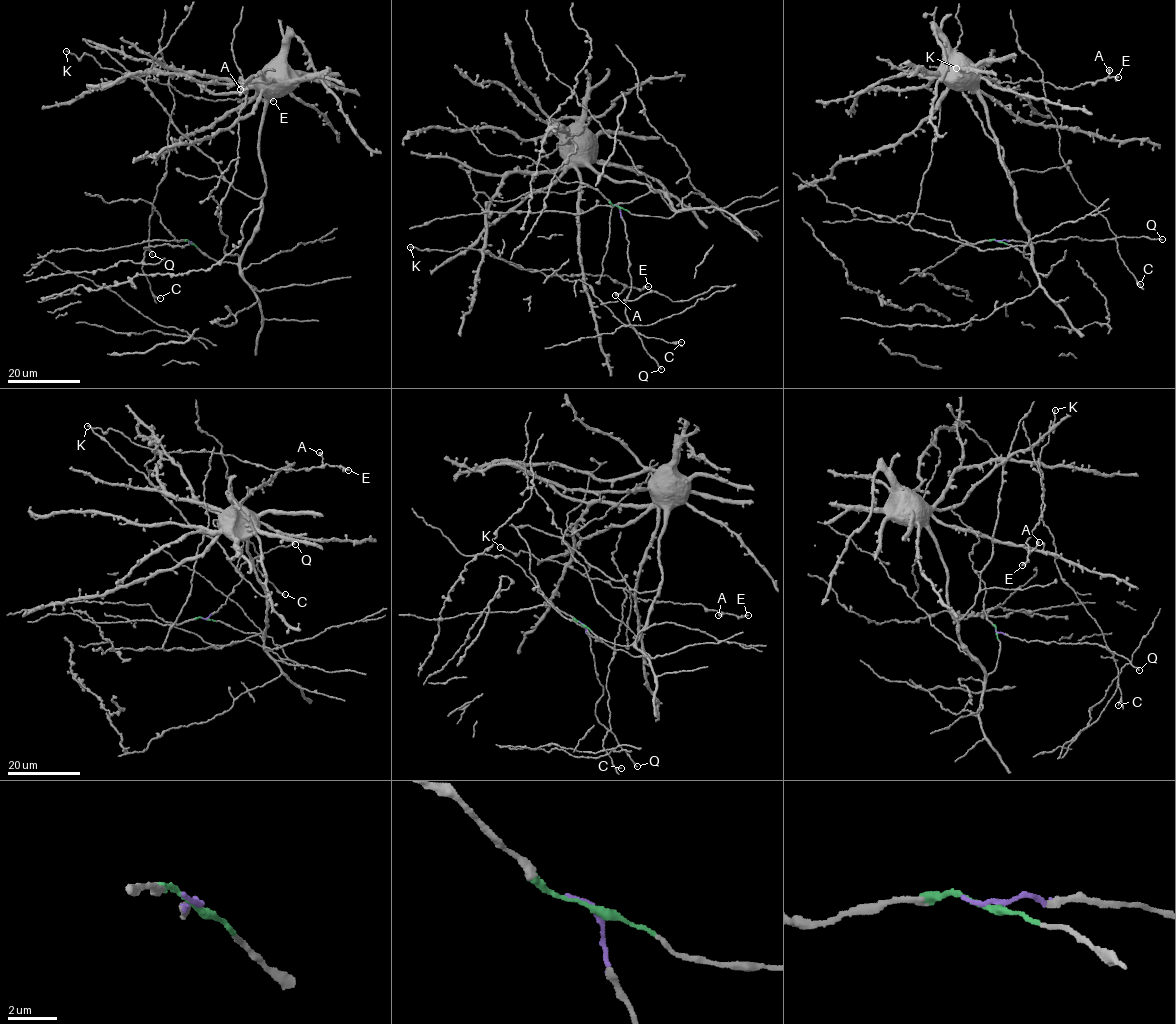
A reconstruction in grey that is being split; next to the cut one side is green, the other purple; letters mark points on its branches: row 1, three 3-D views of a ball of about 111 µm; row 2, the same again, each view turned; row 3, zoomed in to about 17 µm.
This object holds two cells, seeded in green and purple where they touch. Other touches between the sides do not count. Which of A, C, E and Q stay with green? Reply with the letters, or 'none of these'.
none of these

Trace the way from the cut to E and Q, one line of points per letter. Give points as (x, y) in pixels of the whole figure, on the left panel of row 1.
E: (191, 242), (144, 247), (169, 153), (174, 103), (168, 86), (214, 101), (273, 101)
Q: (191, 242), (182, 247), (168, 244), (144, 247), (148, 247), (153, 255)

